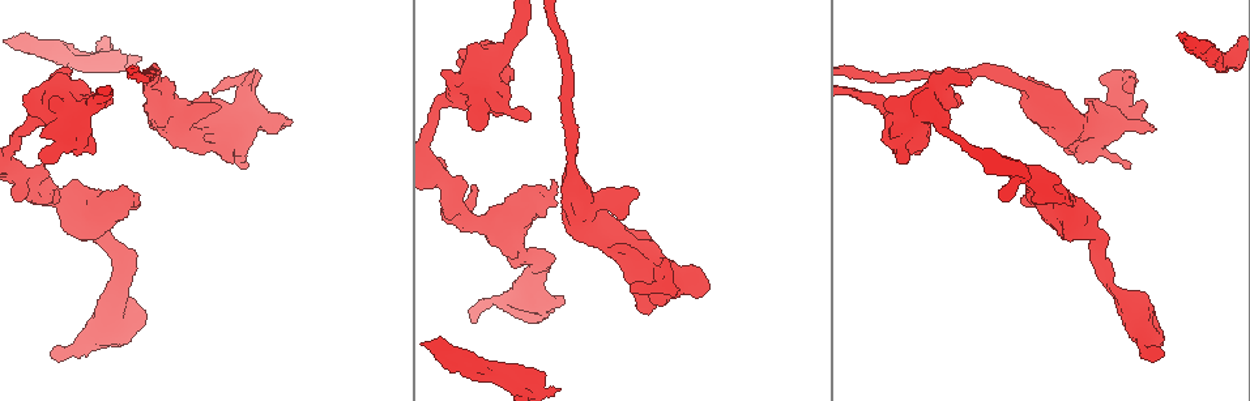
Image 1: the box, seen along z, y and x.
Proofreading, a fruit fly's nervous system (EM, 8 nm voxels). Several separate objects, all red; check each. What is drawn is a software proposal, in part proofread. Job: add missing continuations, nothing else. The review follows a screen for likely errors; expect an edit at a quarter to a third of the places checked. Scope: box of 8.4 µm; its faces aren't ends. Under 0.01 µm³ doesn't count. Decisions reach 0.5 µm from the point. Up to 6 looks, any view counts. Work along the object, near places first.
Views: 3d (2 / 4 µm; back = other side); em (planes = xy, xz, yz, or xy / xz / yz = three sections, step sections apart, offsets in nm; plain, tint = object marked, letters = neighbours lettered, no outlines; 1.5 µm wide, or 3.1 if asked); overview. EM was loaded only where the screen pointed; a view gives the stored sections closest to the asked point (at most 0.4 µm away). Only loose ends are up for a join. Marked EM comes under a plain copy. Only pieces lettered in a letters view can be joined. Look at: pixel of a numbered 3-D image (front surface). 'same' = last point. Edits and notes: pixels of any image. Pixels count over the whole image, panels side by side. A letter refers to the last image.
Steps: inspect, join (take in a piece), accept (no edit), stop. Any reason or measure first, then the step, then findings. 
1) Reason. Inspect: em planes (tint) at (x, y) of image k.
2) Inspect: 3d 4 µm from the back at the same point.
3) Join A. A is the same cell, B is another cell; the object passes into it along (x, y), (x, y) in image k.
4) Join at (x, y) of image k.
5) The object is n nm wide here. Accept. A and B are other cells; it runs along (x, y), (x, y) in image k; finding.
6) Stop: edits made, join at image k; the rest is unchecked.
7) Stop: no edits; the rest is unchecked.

Free end. Inspect: 3d 2 µm at (1128, 167) of image 1.

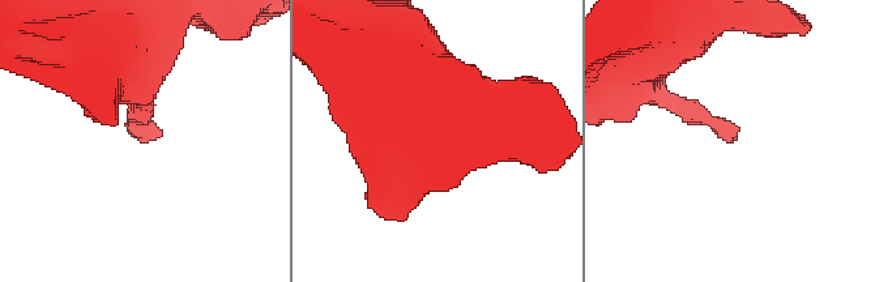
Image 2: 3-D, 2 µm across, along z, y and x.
Inspect: em xy step 8 (letters) at (730, 141) of image 2.

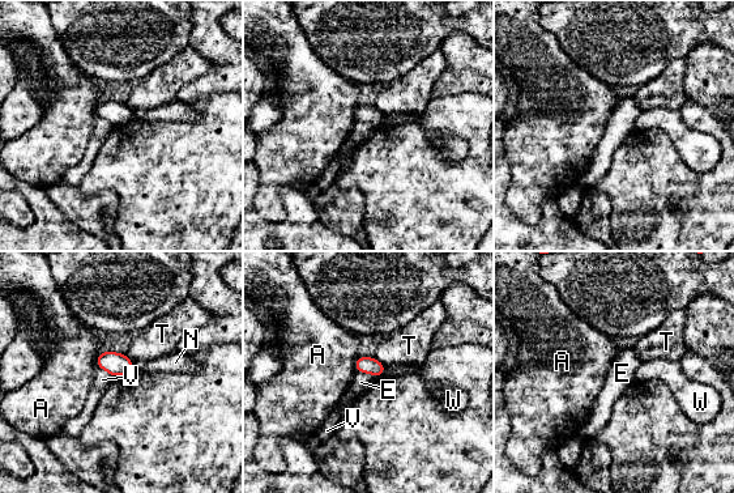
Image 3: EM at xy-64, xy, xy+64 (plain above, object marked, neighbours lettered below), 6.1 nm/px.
Inspect: em planes (letters) at the same point.

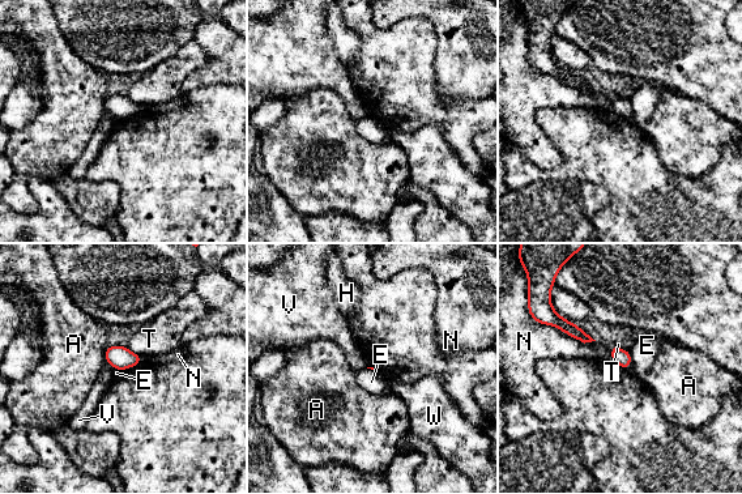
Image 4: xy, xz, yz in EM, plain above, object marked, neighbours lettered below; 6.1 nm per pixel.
The longest contact is with N, 340 nm. Accept. A, E, H, N, T, V and W are other cells; none of them fits.

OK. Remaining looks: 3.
Free end. Inspect: 3d 4 µm at (220, 106) of image 1.

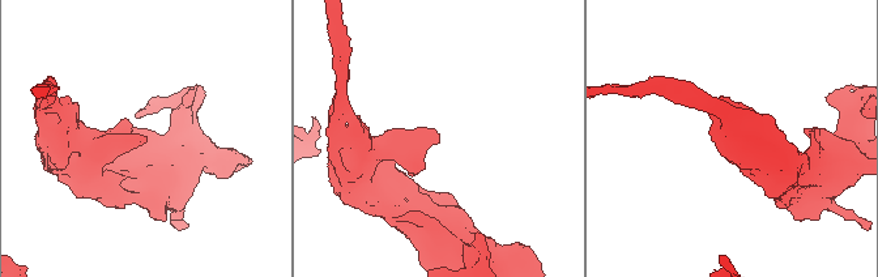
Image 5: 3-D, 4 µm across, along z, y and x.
Now the EM. Inspect: em planes (letters) at (437, 135) of image 5.

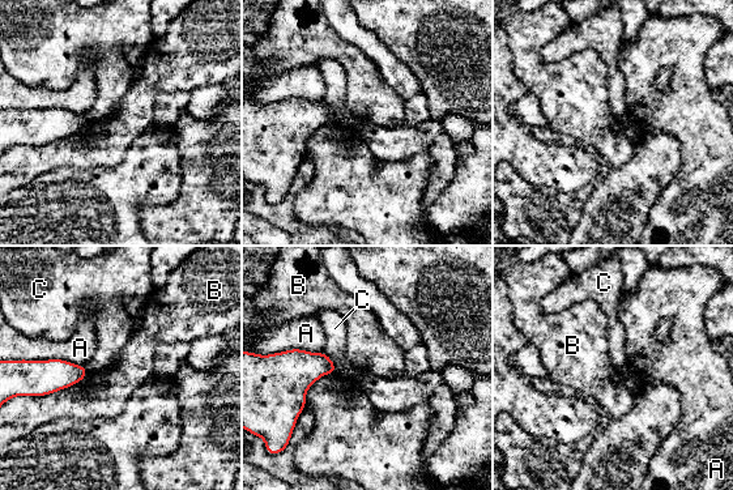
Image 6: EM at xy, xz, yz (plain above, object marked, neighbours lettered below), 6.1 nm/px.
Accept. A, B and C are other cells; a border runs along (324, 353), (337, 371) in image 6; no lettered piece goes on from it.

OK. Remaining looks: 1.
Stop: no edits; the rest is unchecked.

